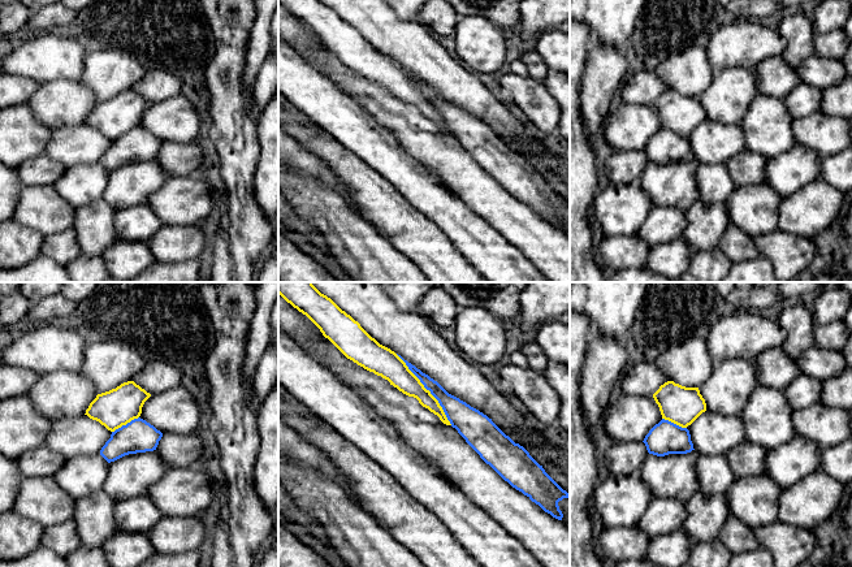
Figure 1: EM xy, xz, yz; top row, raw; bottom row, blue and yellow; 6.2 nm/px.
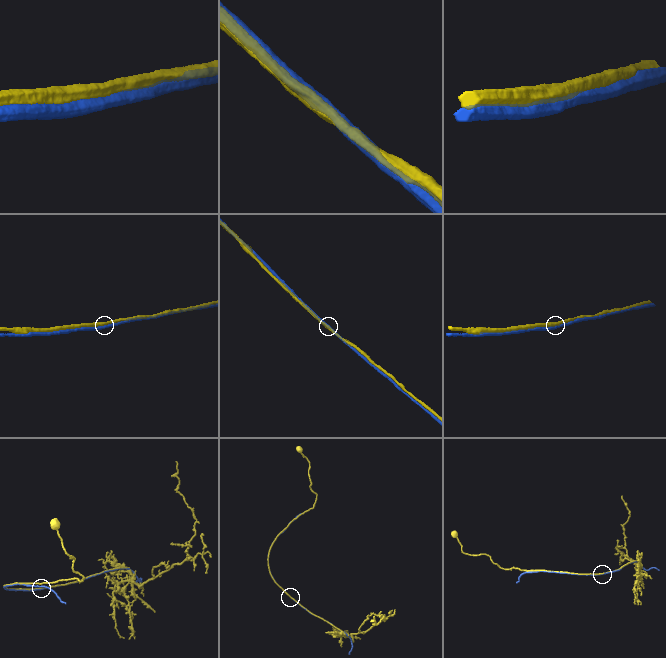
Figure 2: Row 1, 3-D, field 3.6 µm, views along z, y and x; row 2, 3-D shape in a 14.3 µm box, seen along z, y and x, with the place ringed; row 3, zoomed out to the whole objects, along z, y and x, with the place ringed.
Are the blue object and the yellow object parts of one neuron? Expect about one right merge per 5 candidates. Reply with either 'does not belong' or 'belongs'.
does not belong

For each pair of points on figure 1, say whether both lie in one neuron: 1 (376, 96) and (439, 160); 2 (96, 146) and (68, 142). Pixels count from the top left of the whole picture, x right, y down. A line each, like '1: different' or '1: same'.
1: same
2: same

